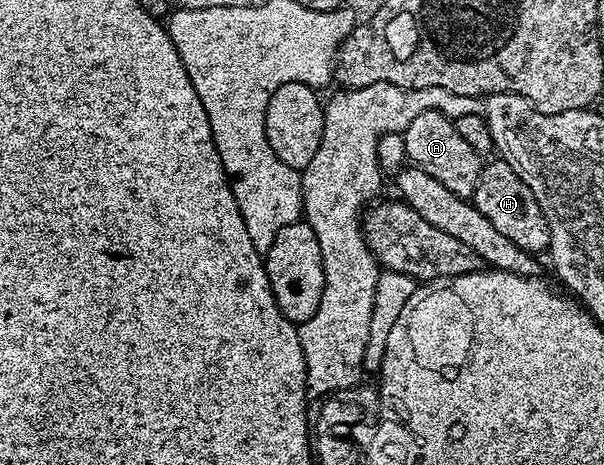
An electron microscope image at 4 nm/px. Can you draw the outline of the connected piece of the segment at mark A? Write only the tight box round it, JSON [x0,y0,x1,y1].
[403,110,482,199]

